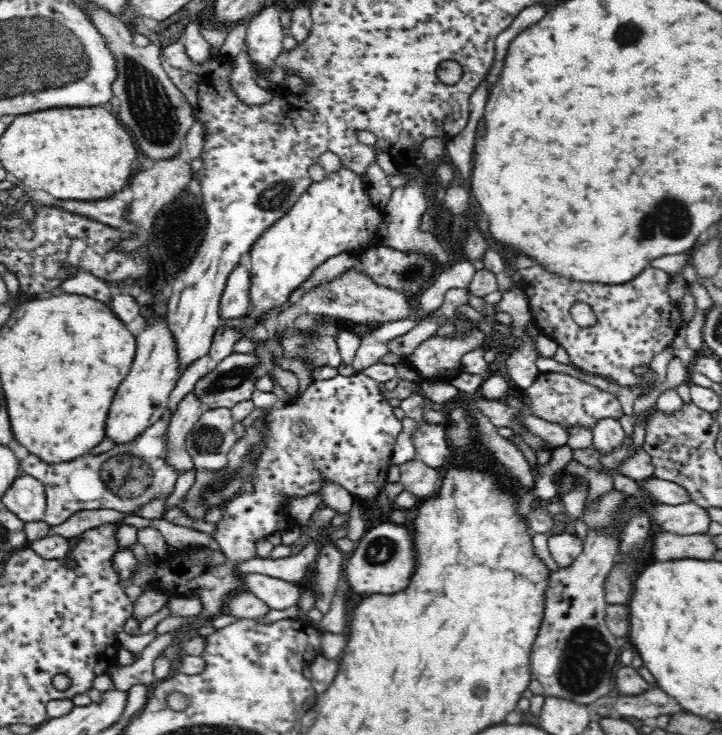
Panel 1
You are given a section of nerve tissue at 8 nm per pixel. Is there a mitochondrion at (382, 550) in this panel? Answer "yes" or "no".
yes

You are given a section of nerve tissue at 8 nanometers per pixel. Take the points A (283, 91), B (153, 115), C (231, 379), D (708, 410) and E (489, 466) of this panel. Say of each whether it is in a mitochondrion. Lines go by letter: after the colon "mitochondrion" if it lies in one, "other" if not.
A: other
B: mitochondrion
C: mitochondrion
D: other
E: other

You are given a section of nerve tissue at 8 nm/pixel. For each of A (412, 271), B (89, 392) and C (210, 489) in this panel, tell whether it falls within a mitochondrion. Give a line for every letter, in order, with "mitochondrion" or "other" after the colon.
A: mitochondrion
B: other
C: mitochondrion

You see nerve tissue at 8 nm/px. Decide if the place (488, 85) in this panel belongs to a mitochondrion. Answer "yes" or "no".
no

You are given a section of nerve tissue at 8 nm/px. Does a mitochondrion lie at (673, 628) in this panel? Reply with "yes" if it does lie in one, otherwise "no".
no

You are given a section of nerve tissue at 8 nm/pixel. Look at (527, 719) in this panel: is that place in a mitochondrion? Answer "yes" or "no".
no

